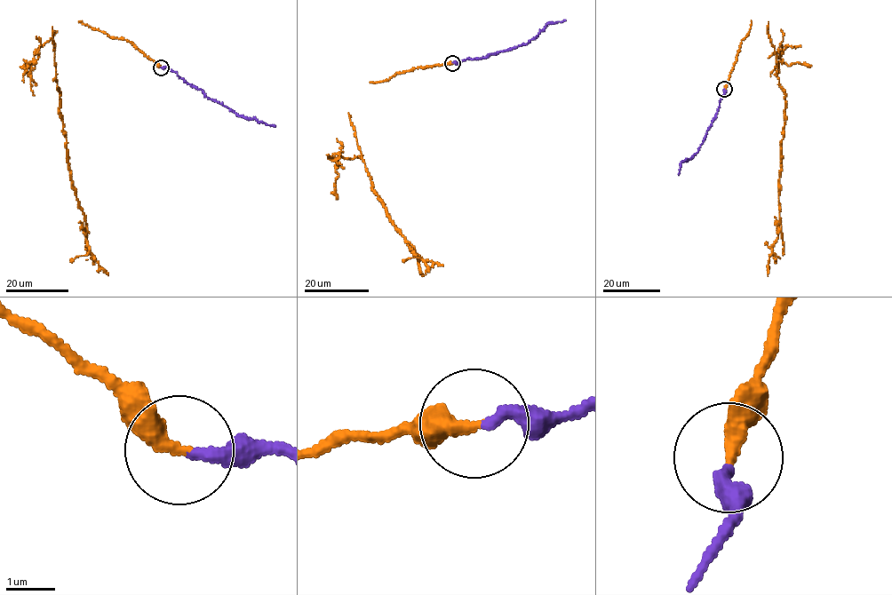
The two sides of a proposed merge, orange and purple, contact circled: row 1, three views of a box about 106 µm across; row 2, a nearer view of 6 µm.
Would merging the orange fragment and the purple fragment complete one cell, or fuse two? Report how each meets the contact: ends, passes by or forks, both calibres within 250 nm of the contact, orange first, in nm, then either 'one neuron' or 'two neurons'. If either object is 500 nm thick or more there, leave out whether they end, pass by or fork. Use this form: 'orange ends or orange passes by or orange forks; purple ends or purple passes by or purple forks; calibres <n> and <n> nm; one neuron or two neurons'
orange ends; purple ends; calibres 360 and 280 nm; two neurons

